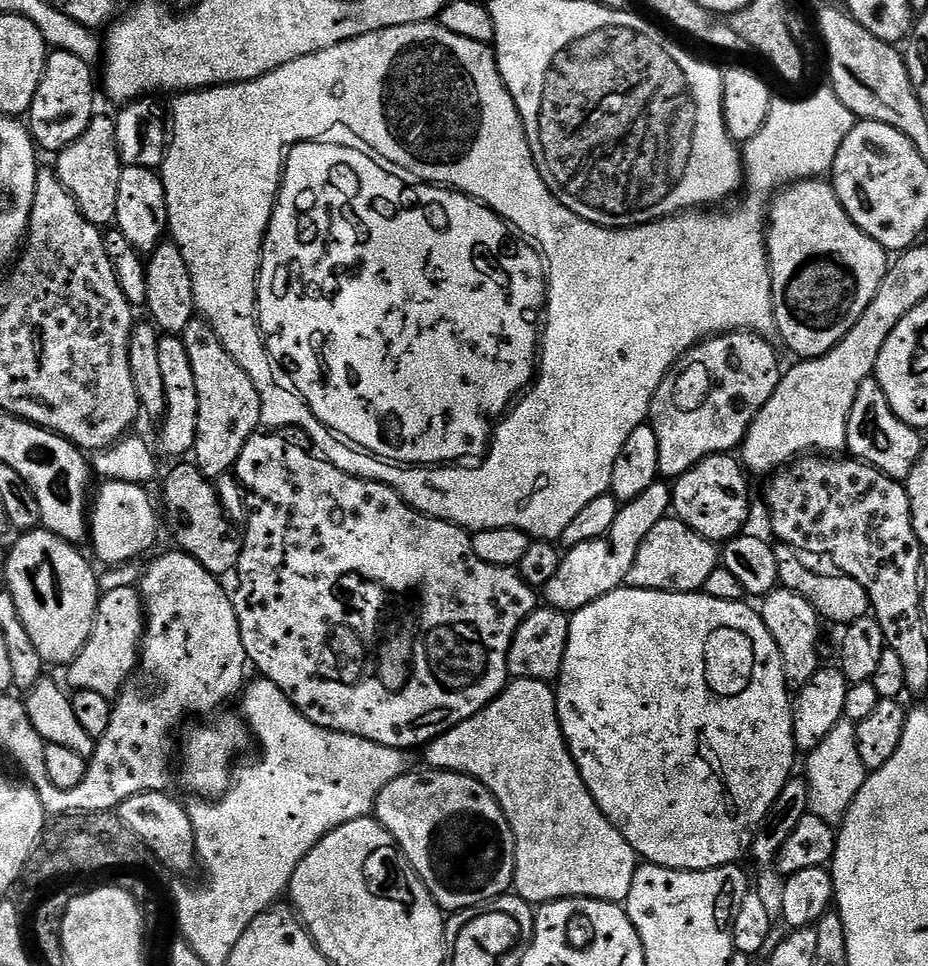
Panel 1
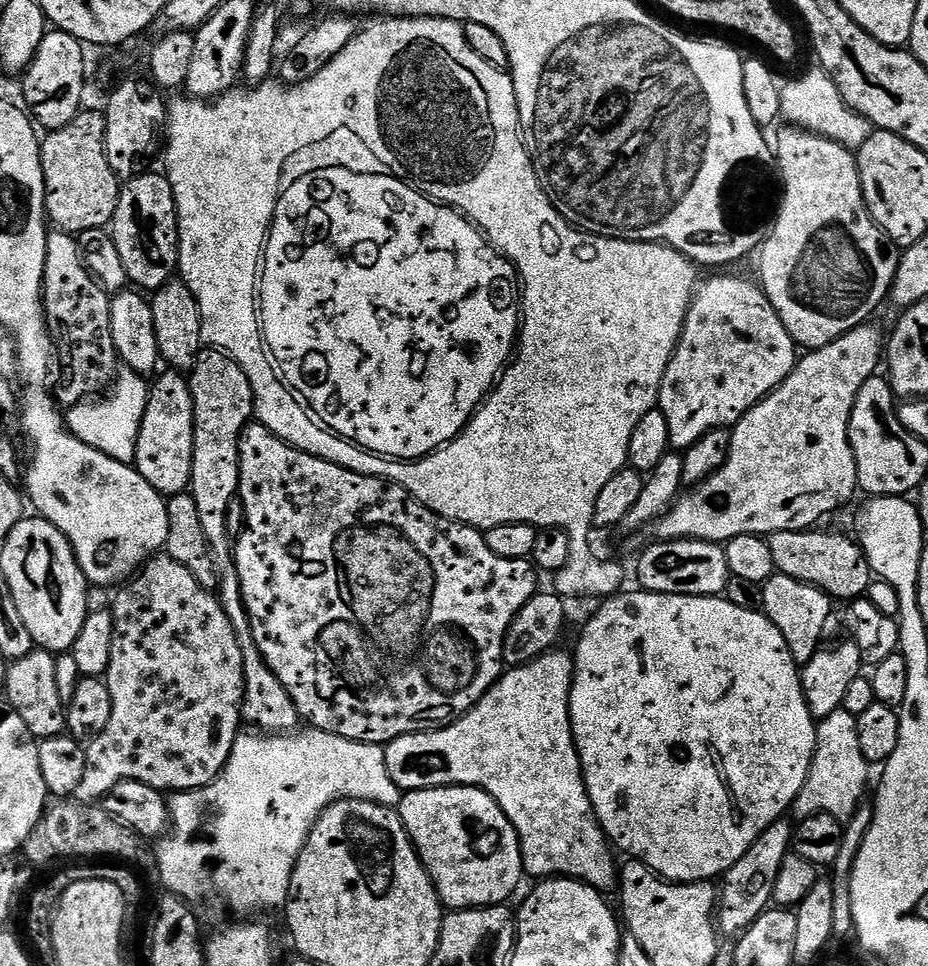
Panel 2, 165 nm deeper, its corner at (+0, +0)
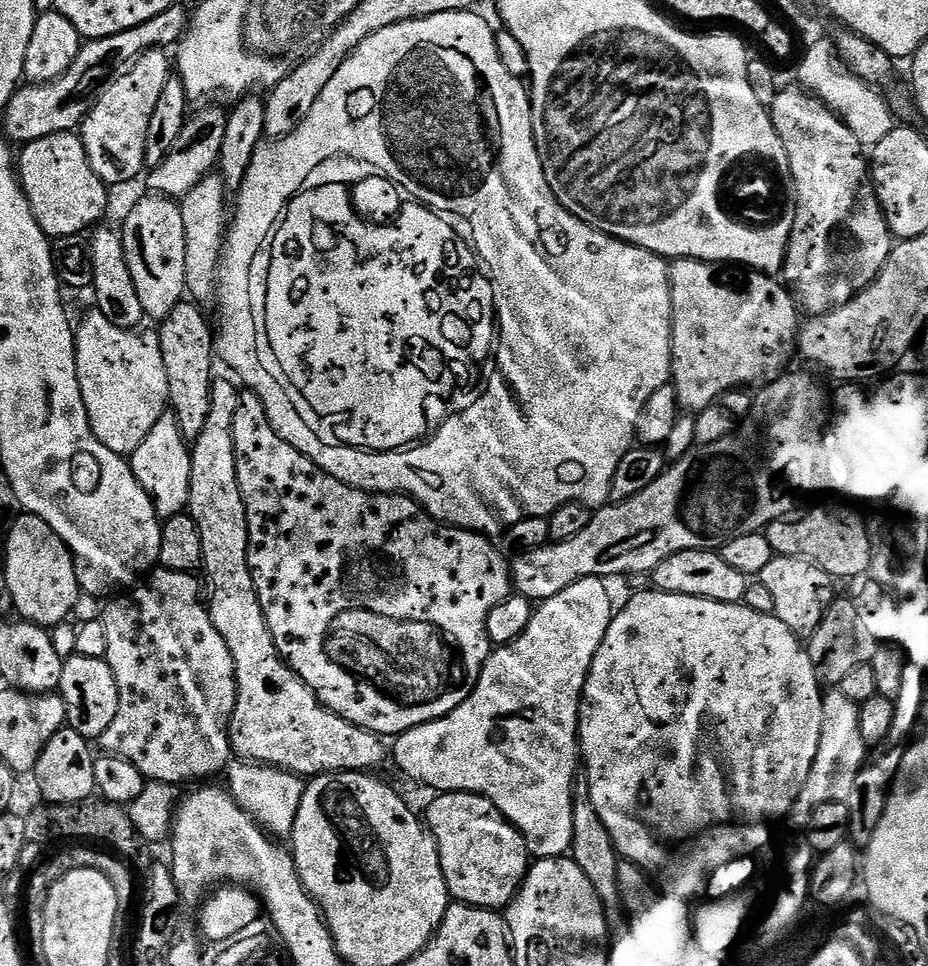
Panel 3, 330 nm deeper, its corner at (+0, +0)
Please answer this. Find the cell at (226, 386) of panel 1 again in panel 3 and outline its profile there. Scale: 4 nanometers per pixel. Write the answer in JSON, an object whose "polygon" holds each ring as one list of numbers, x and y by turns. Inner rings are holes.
{"polygon":[[220,378,213,379,212,381,212,401,210,402,210,414,206,414,206,426,202,426,202,434,198,434,195,440,191,441,190,444,192,465,190,466,190,498,188,499,187,507,192,521,198,526,198,534,202,538,202,554,204,555,202,572,208,575,208,584,206,580,206,607,210,618,214,622,214,626,218,630,218,634,222,634,222,642,226,642,226,646,230,646,230,654,234,658,234,670,236,671,236,705,234,706,232,720,228,723,228,737,232,743,232,751,241,761,268,764,271,768,285,768,288,772,295,772,296,775,301,778,318,776,321,772,363,772,365,770,376,770,376,767,383,762,384,756,386,760,385,741,381,739,381,737,375,736,372,732,367,732,358,726,354,726,350,722,346,722,346,718,342,718,338,714,334,714,330,709,325,708,324,705,321,704,320,699,310,690,310,686,306,686,306,682,302,682,302,678,298,678,298,674,294,674,294,670,291,666,280,657,278,650,274,646,274,638,266,626,266,618,262,614,262,608,258,602,256,591,254,590,254,582,252,581,250,566,248,565,248,523,246,522,246,506,242,502,242,494,238,486,238,470,236,469,234,438,232,437,234,410,238,410,241,389,237,387,235,383,233,384,234,385,228,380,220,380]]}

